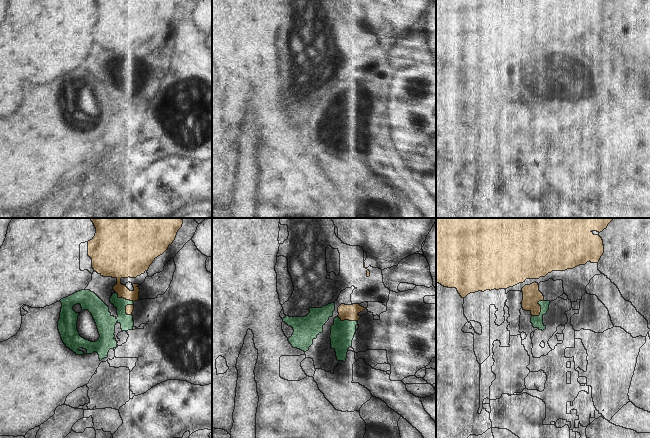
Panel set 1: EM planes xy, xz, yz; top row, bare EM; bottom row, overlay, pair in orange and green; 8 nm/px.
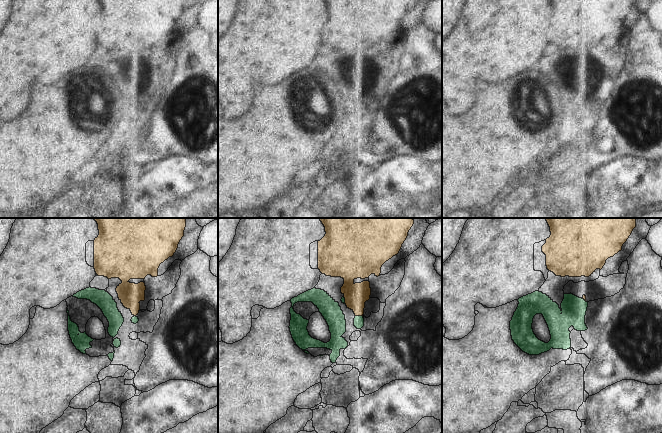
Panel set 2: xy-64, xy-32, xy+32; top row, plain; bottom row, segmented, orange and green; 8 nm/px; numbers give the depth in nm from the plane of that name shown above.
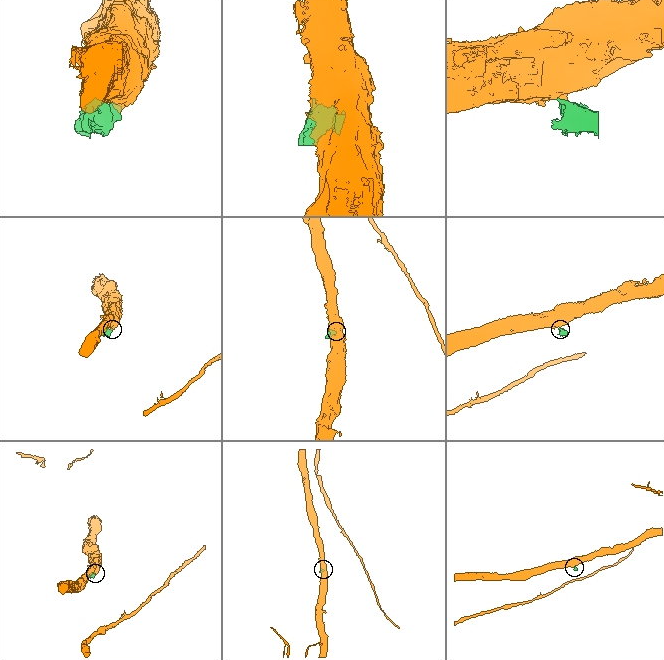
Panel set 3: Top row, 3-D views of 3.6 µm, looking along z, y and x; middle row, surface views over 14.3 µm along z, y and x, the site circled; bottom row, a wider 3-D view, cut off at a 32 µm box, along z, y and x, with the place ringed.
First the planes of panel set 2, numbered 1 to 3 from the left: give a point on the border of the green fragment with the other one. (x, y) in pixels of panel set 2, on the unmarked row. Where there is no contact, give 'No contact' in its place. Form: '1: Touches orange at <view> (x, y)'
1: No contact
2: Touches orange at xy-32 (359, 91)
3: Touches orange at xy+32 (583, 74)

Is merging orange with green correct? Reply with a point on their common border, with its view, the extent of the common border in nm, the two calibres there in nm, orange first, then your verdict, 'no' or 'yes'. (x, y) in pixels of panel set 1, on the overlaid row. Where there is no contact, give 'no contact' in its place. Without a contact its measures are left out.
contact yz (540, 309); length 160 nm; calibres 140 and 90 nm; no

